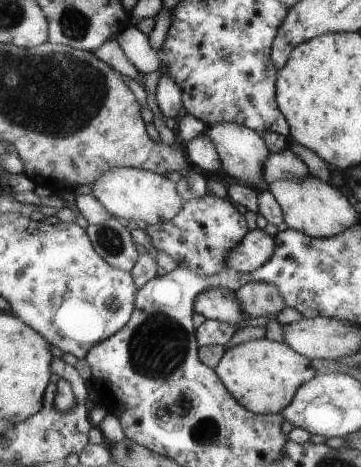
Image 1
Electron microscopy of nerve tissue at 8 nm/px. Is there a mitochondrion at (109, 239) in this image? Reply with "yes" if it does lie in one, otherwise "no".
yes

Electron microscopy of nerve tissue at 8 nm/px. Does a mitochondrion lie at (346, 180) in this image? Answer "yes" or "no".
no

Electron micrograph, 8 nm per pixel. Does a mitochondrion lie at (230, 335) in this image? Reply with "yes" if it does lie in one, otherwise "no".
no

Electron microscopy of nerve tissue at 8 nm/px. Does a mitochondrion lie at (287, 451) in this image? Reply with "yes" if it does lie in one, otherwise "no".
no

